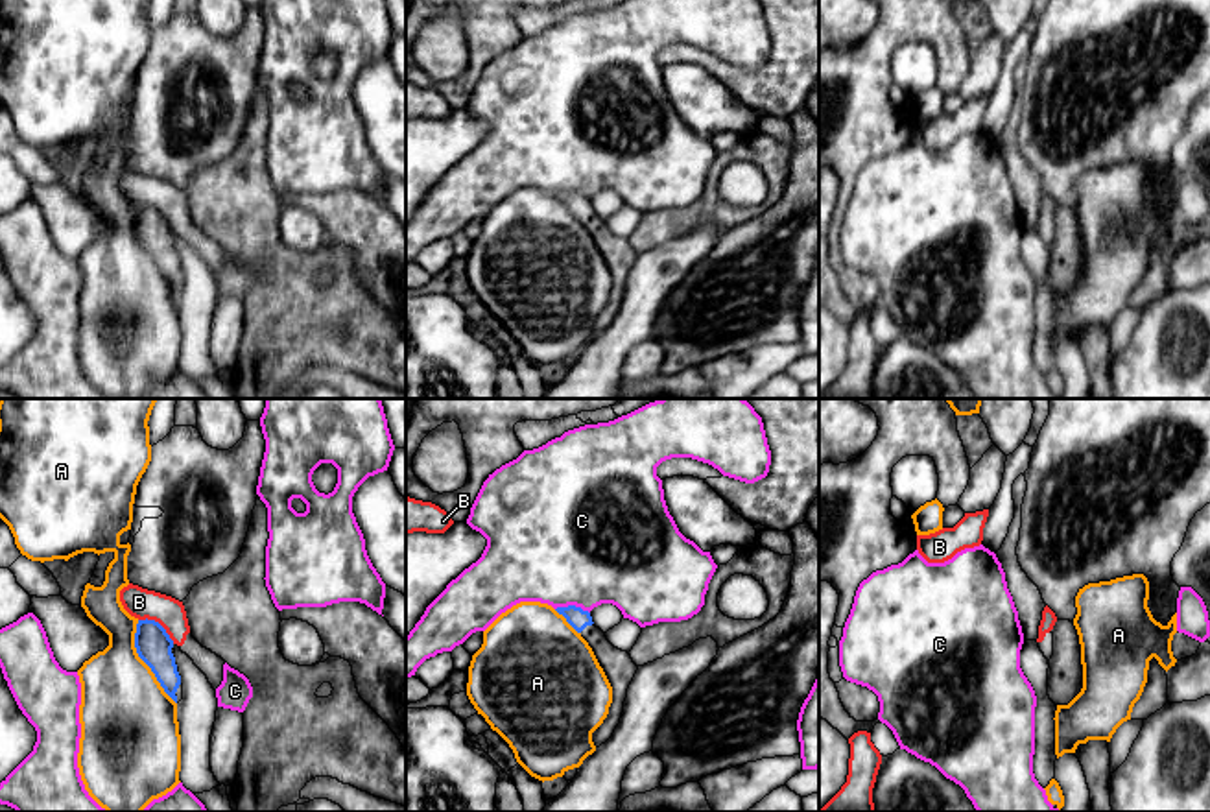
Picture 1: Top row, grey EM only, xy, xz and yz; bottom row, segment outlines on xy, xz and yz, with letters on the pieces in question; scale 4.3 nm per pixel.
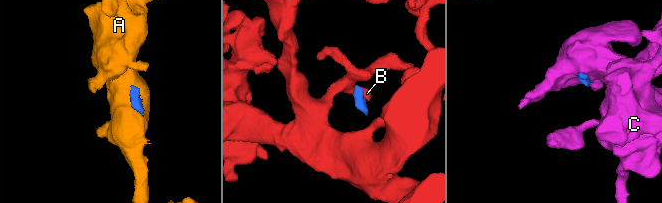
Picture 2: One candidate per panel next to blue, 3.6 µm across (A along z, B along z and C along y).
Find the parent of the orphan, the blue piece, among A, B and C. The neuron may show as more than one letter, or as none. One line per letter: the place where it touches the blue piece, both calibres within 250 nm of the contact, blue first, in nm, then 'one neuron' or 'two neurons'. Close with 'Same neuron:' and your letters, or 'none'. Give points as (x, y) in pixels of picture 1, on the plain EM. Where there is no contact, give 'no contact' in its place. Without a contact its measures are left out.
A: xy (144, 248) | 160/400 nm | two neurons
B: xy (159, 211) | 160/130 nm | two neurons
C: xz (572, 192) | 90/500 nm | two neurons
Same neuron: none

